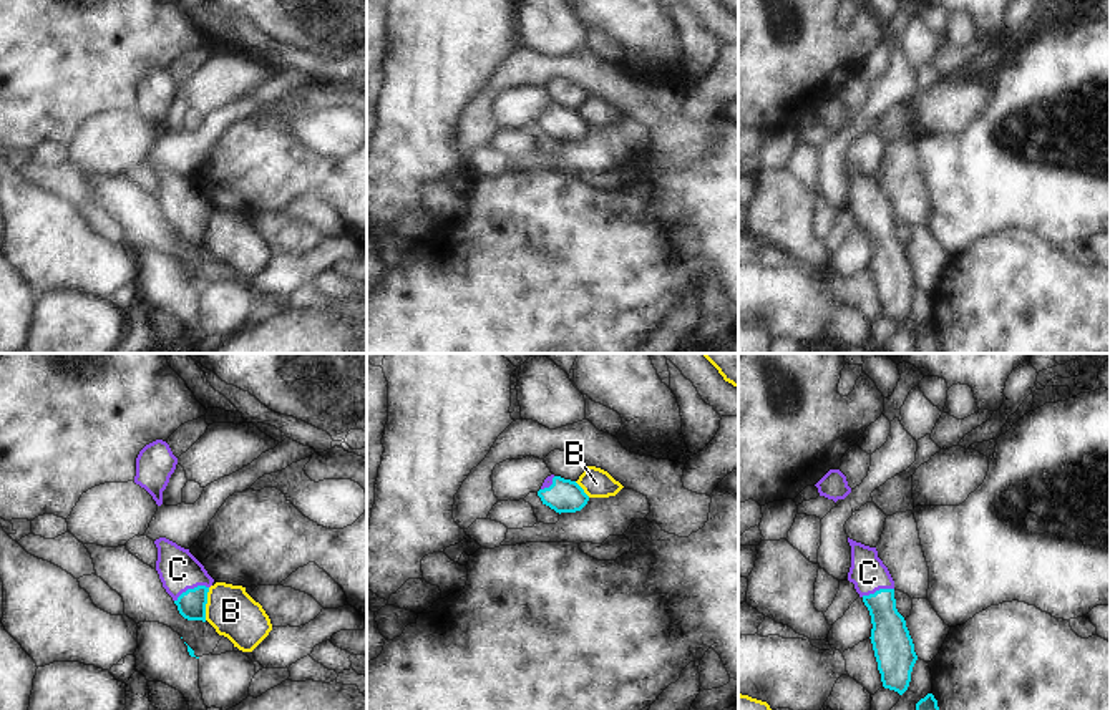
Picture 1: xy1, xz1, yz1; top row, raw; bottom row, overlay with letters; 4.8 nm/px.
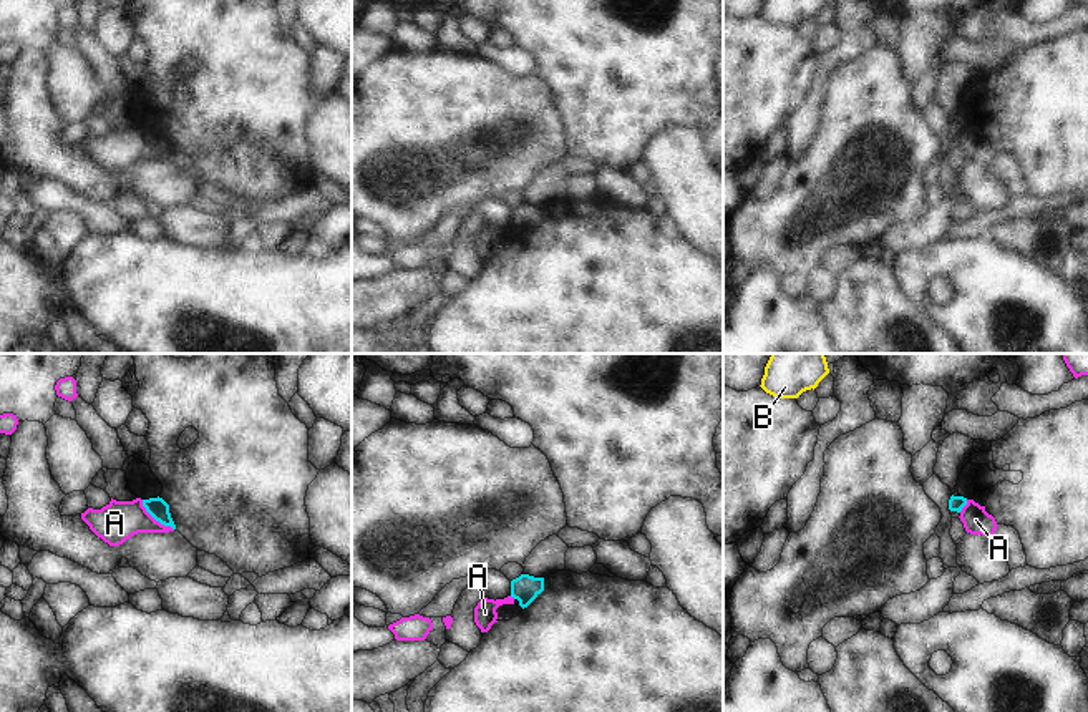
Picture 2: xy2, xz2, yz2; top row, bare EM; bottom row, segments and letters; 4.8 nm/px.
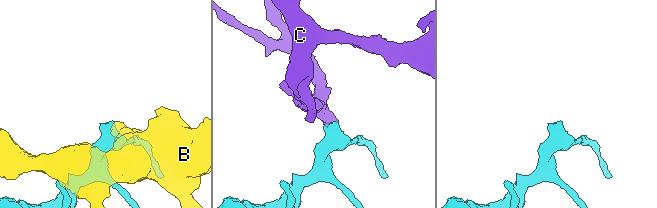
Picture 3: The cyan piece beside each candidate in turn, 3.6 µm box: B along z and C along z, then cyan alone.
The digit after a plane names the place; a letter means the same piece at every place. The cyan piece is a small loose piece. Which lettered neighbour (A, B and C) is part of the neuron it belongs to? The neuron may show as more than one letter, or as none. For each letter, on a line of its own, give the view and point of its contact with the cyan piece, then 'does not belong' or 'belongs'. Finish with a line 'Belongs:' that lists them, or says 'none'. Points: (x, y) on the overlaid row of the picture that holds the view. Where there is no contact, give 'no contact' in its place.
A: xy2 (155, 518) | does not belong
B: xy1 (206, 603) | does not belong
C: xy1 (191, 589) | belongs
Belongs: C

